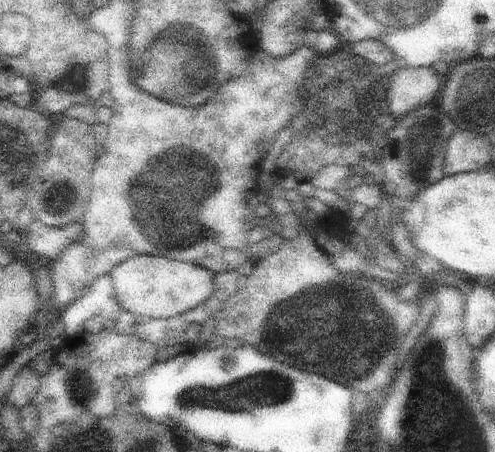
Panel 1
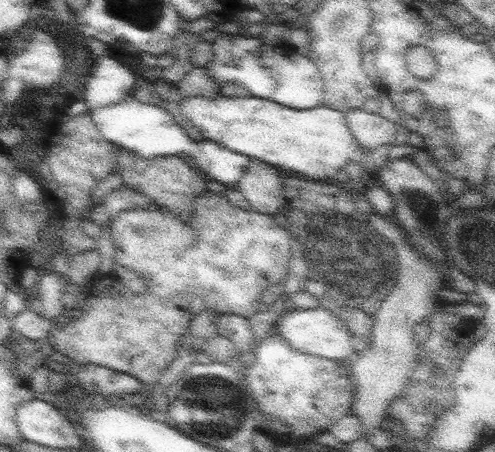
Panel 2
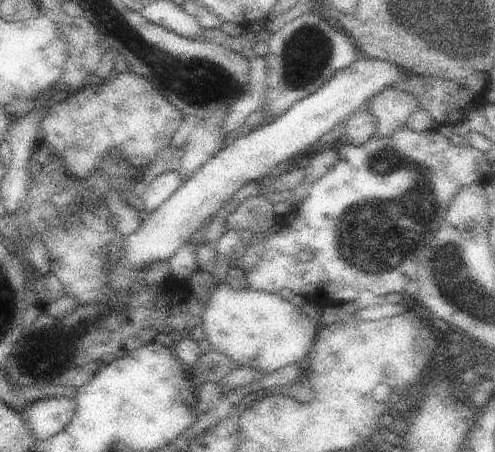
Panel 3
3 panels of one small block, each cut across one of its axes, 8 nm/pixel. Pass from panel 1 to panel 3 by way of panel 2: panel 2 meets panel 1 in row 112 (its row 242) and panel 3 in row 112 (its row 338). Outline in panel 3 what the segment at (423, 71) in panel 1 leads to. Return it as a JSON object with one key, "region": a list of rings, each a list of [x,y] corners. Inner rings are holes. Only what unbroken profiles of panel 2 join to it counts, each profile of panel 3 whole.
{"region":[[[391,86],[373,96],[367,108],[377,122],[377,136],[389,138],[397,128],[405,126],[407,120],[419,110],[419,100],[413,94]]]}

